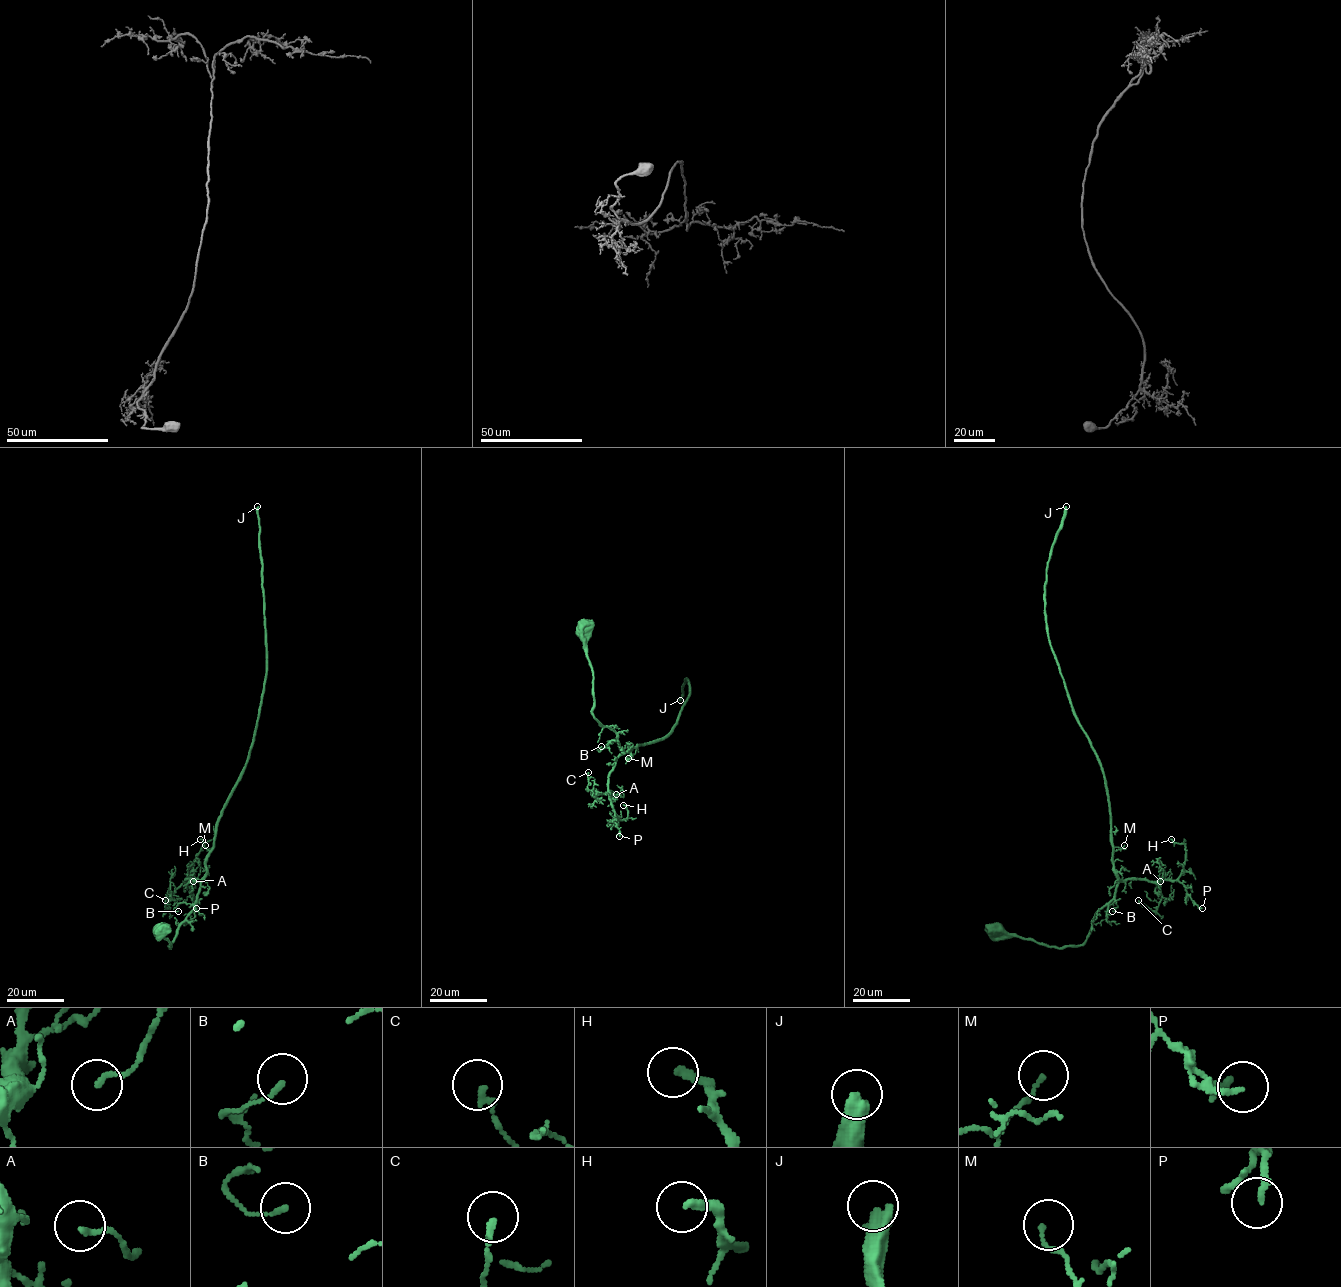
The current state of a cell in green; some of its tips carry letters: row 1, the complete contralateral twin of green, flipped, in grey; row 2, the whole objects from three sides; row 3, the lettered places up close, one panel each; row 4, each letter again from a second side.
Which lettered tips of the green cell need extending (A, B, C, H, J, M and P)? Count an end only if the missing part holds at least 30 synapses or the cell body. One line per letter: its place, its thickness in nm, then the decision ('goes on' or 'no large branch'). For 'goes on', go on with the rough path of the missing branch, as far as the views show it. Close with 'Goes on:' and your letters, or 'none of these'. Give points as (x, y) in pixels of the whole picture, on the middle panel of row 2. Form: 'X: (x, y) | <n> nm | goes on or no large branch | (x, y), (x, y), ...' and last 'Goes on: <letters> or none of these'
A: (616, 794) | 100 nm | no large branch
B: (601, 746) | 140 nm | no large branch
C: (588, 772) | 180 nm | no large branch
H: (623, 805) | 240 nm | no large branch
J: (680, 700) | 550 nm | goes on
M: (628, 758) | 110 nm | no large branch
P: (619, 836) | 200 nm | no large branch
Goes on: J

